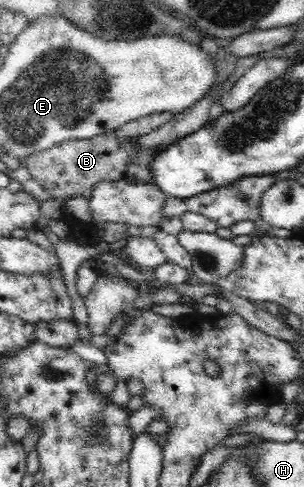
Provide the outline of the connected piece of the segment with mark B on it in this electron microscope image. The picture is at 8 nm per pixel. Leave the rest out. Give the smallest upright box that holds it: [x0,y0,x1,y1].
[27,134,164,204]

